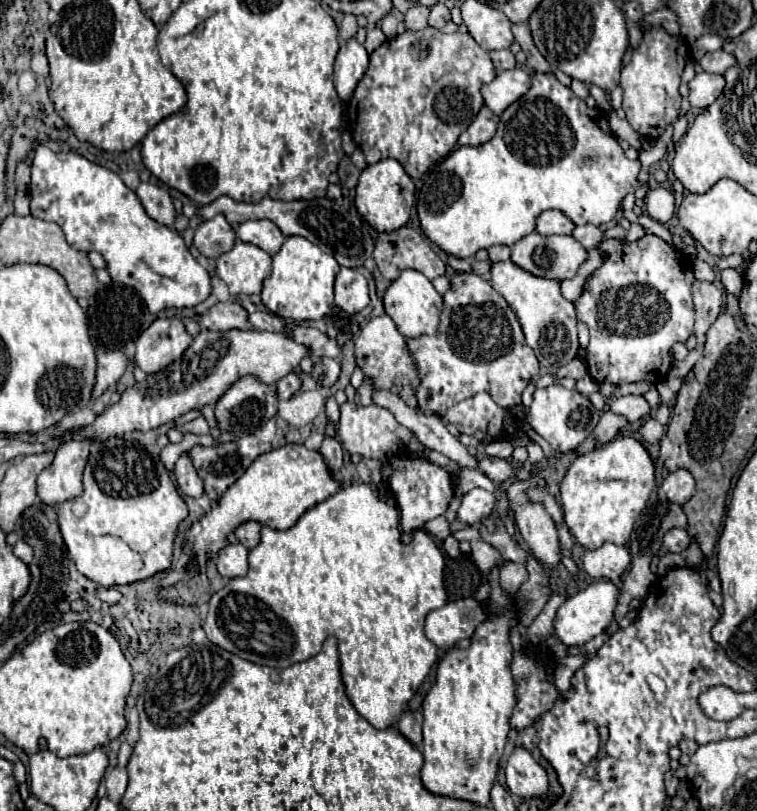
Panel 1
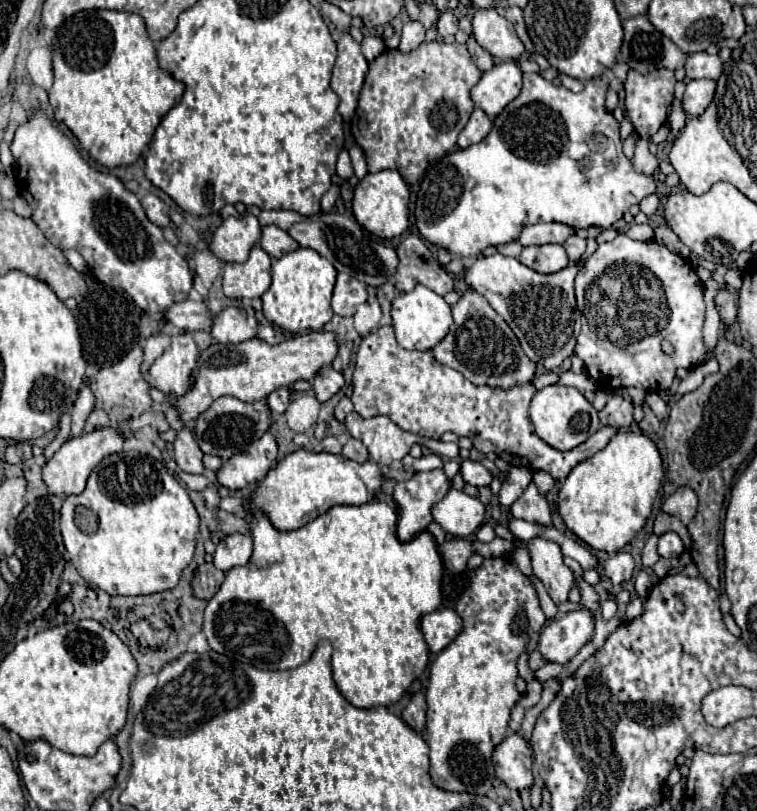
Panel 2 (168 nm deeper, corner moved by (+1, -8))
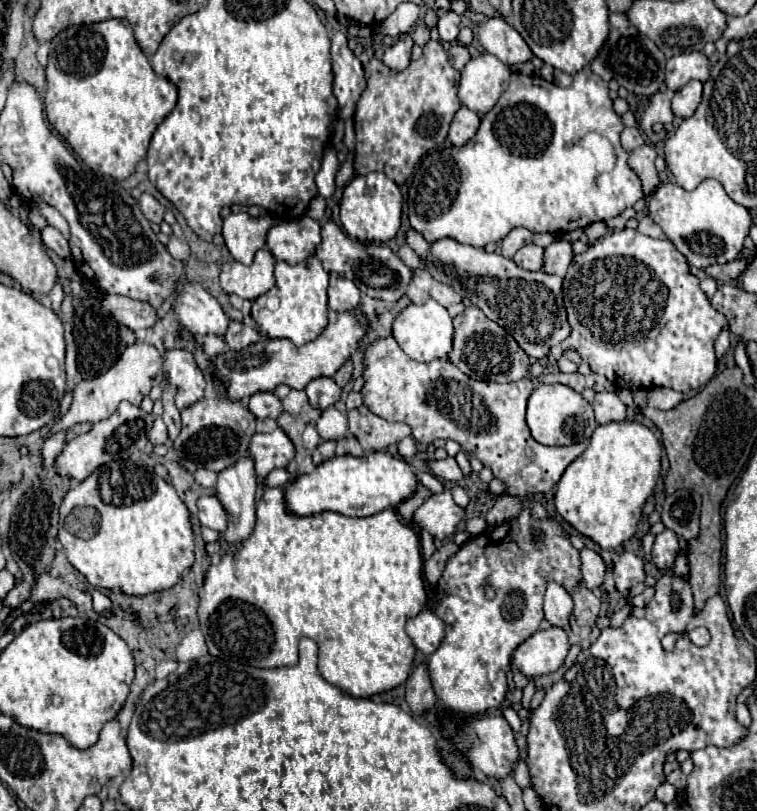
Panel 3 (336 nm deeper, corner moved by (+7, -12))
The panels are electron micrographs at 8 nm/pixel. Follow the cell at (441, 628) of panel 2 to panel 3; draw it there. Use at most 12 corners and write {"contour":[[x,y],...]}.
{"contour":[[431,610],[407,620],[417,650],[431,656],[445,624]]}

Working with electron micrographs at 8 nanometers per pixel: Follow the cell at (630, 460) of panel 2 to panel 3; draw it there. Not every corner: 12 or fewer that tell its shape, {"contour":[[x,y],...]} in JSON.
{"contour":[[627,420],[597,426],[555,508],[611,552],[635,536],[661,444]]}

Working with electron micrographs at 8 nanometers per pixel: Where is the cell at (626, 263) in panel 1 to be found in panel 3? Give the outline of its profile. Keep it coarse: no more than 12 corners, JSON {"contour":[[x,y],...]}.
{"contour":[[625,228],[563,278],[577,350],[617,388],[691,396],[727,320],[667,238]]}

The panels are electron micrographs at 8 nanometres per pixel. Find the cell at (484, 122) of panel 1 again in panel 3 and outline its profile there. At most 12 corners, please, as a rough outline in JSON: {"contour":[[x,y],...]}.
{"contour":[[461,106],[449,130],[449,142],[463,146],[479,130],[477,112]]}

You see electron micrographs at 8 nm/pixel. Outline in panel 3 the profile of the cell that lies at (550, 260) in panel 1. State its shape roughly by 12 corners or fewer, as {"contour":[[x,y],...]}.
{"contour":[[523,246],[513,262],[525,270],[543,270],[543,248]]}

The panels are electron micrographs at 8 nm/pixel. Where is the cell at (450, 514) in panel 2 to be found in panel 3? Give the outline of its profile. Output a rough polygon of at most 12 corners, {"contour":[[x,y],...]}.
{"contour":[[451,490],[431,494],[413,520],[435,540],[455,534],[465,518]]}

